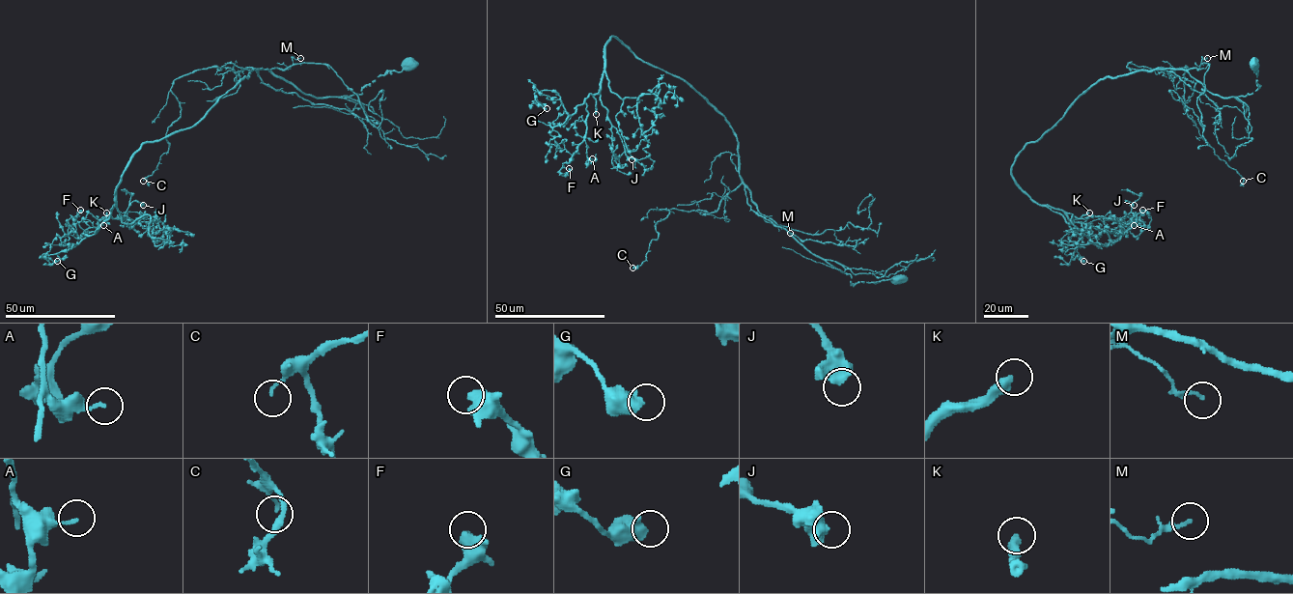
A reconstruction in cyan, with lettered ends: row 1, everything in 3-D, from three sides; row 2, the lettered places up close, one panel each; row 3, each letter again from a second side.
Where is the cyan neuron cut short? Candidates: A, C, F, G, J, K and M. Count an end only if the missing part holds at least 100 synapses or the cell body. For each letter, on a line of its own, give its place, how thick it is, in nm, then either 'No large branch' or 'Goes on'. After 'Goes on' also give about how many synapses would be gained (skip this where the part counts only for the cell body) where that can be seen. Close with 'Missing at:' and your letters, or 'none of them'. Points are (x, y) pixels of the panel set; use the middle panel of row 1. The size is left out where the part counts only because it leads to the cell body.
A: Place: (592, 158). Thickness 140 nm. No large branch
C: Place: (632, 268). Thickness 110 nm. No large branch
F: Place: (569, 168). Thickness 600 nm. No large branch
G: Place: (547, 108). Thickness 550 nm. No large branch
J: Place: (632, 159). Thickness 440 nm. No large branch
K: Place: (596, 114). Thickness 380 nm. Goes on. Roughly 250 synapses
M: Place: (790, 233). Thickness 150 nm. No large branch
Missing at: K

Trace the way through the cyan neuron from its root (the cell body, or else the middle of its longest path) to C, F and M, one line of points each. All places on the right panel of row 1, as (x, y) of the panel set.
C: (1253, 62), (1258, 87), (1238, 97), (1213, 95), (1185, 70), (1159, 68), (1187, 68), (1187, 115), (1243, 181)
F: (1253, 62), (1258, 87), (1238, 97), (1182, 70), (1102, 78), (1012, 167), (1075, 230), (1138, 238), (1142, 210)
M: (1253, 62), (1257, 89), (1246, 96), (1221, 98), (1211, 93), (1188, 70), (1198, 69), (1202, 58), (1207, 58)

